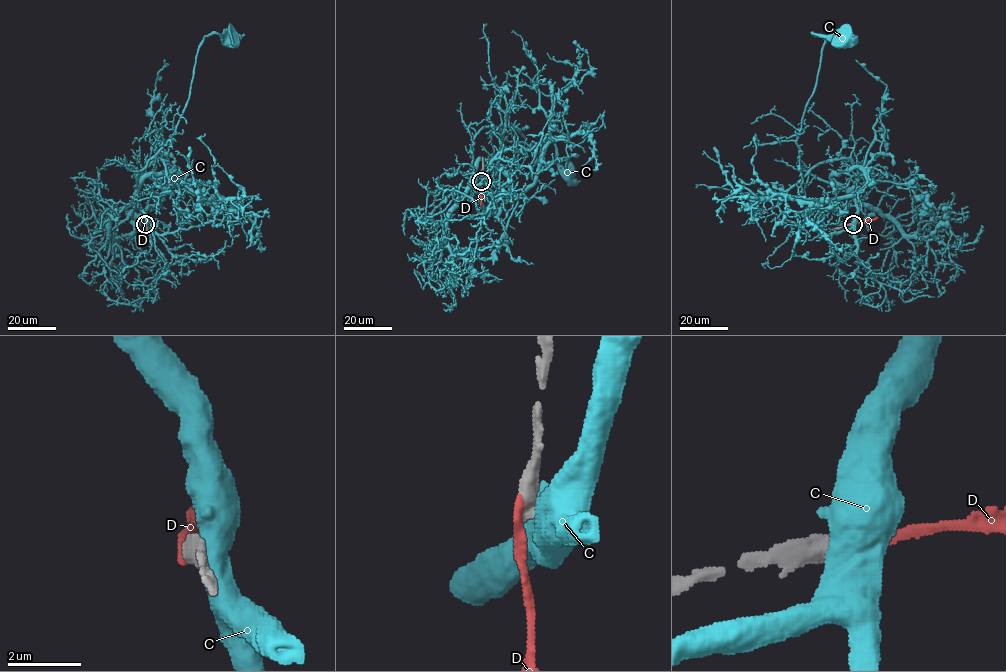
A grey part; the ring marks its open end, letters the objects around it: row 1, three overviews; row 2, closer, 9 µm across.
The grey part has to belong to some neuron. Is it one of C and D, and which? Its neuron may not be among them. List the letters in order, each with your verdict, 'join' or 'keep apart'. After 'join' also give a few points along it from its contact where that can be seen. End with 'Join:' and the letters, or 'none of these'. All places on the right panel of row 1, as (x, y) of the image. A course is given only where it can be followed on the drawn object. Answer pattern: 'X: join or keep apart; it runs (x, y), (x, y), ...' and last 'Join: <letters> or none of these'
C: keep apart
D: keep apart
Join: none of these

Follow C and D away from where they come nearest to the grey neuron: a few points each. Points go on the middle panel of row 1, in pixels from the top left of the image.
C: (482, 181), (472, 182), (472, 141), (482, 128), (501, 125), (514, 129), (537, 152), (551, 141), (566, 171)
D: (481, 181), (480, 205)

